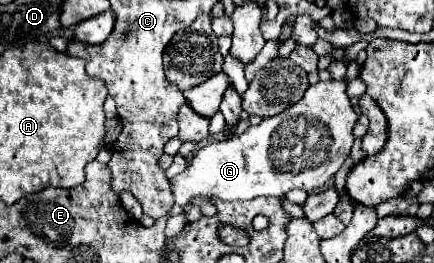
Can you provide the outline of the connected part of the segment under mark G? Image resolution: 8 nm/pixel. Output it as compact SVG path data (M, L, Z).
M318 82L306 90L300 102L282 114L264 118L240 136L200 148L186 170L170 180L174 202L186 206L198 196L236 202L258 196L284 196L292 188L318 190L338 172L350 154L356 120L358 114L346 94L346 82Z

